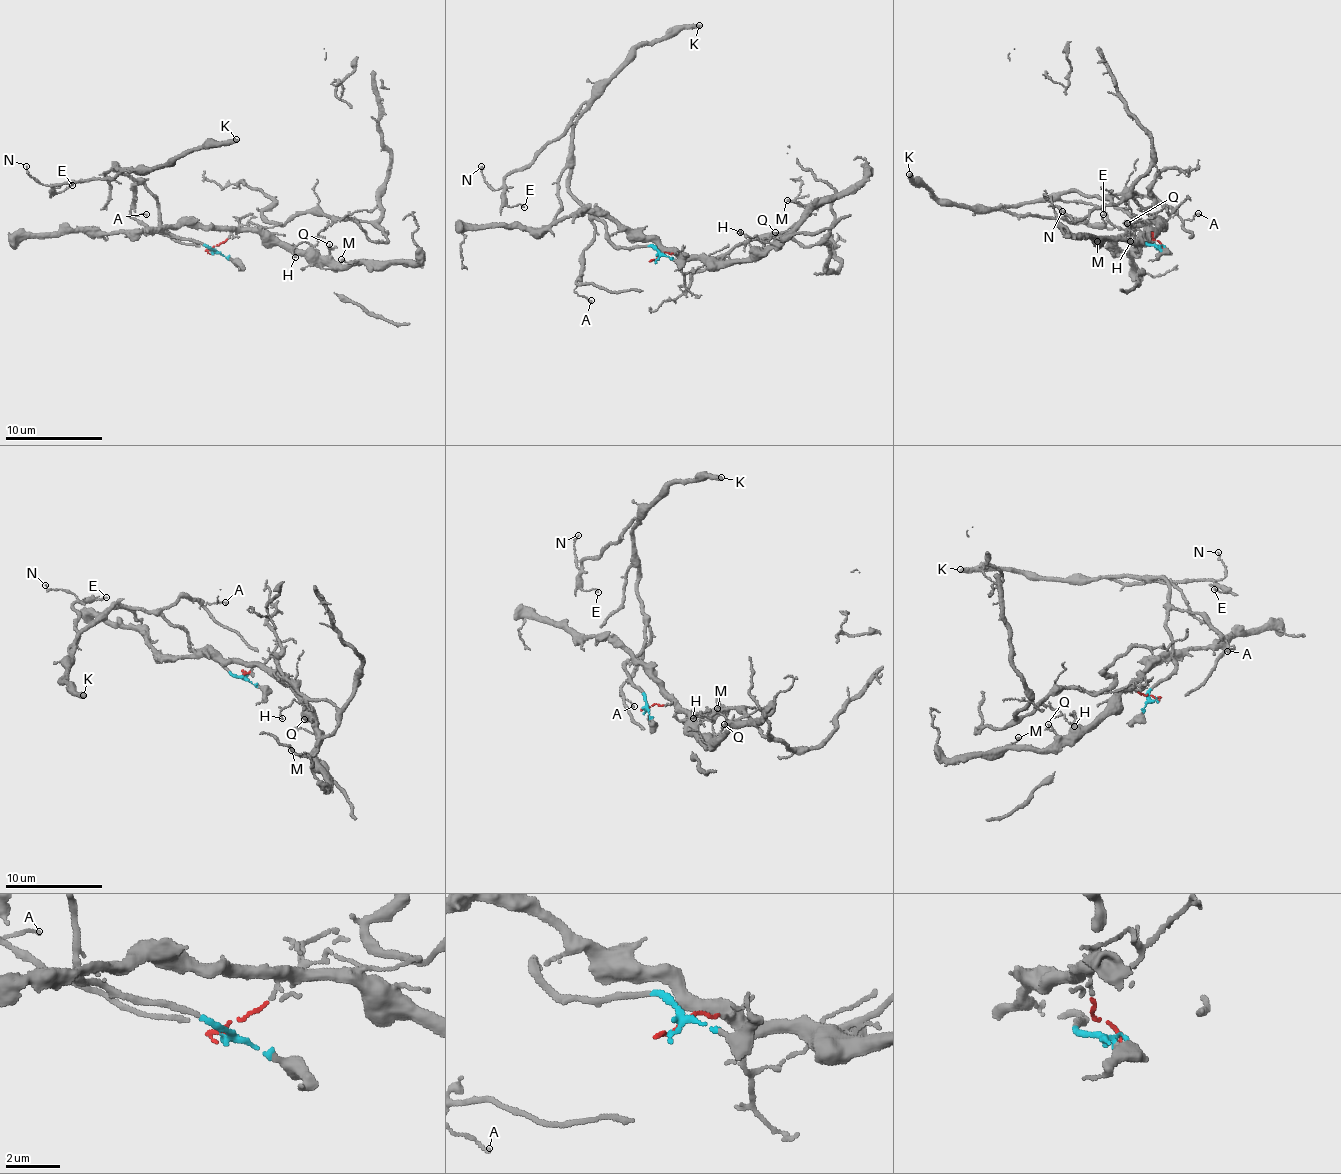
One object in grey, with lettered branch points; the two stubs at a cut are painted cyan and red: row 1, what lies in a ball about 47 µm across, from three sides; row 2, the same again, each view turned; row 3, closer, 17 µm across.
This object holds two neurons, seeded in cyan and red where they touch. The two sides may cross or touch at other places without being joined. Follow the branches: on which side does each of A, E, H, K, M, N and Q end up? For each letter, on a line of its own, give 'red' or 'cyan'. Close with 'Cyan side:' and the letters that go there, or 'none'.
A: cyan
E: cyan
H: red
K: cyan
M: red
N: cyan
Q: red
Cyan side: A, E, K, N

